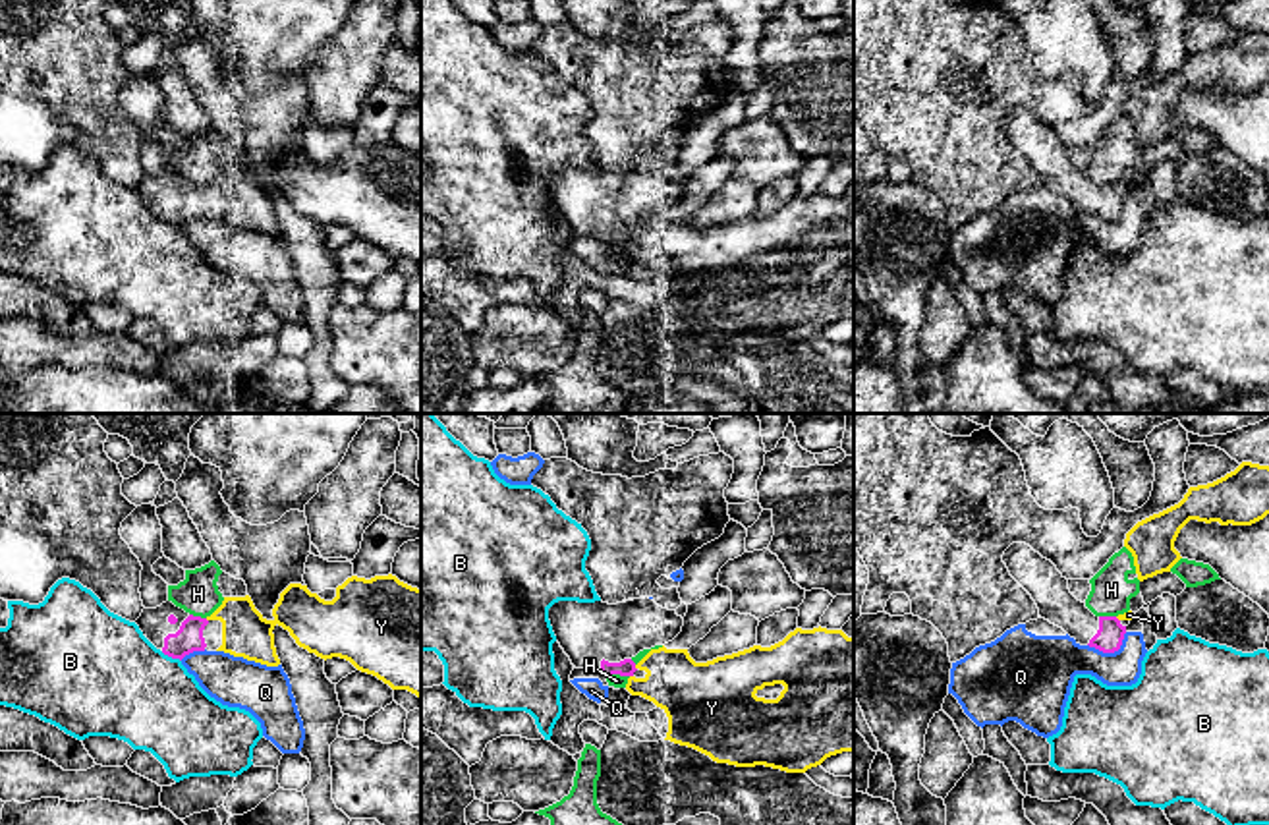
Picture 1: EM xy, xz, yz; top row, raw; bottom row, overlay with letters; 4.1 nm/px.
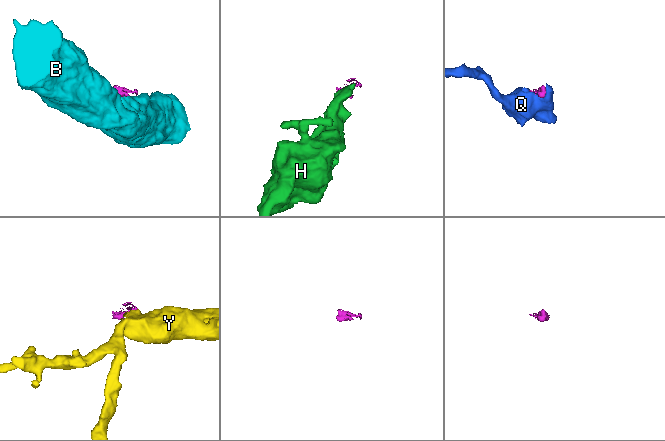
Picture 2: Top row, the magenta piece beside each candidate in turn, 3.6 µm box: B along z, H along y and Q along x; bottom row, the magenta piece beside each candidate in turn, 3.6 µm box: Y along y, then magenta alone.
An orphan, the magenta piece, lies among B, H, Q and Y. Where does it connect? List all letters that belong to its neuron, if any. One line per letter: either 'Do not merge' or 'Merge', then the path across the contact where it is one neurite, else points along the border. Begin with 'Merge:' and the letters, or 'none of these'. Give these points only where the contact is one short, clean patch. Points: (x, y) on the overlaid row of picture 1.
Merge: Y
B: Do not merge. Boundary: xy (161, 652), (180, 661)
H: Do not merge. Boundary: xz (628, 675), (607, 677)
Q: Do not merge
Y: Merge

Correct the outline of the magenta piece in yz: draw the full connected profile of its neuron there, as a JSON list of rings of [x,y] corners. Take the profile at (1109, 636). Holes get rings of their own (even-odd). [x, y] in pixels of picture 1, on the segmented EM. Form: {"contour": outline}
{"contour": [[[1012,543],[1004,555],[1010,576],[1031,595],[1039,616],[1062,628],[1080,645],[1103,653],[1120,649],[1126,626],[1116,616],[1095,616],[1086,603],[1078,601],[1068,580],[1057,566],[1026,543]]]}

